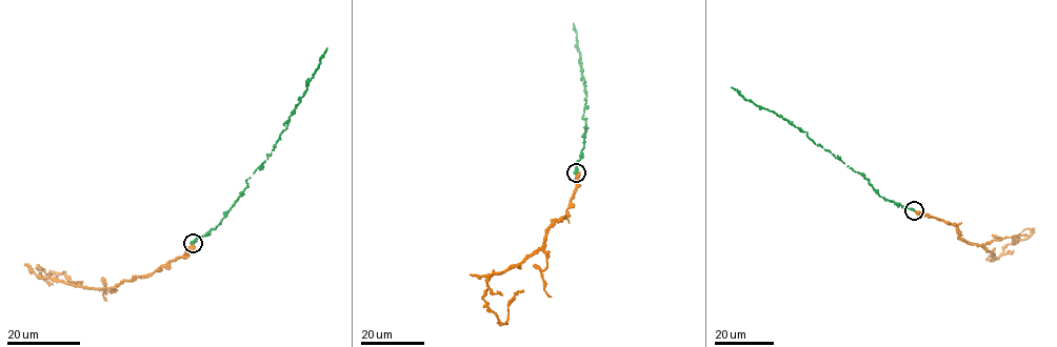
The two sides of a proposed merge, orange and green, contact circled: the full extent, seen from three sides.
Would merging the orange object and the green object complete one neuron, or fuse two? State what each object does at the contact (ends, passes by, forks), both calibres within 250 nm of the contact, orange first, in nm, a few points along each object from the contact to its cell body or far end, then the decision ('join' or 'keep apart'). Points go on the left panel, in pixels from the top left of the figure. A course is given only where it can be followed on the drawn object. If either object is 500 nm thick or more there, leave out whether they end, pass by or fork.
calibres 320 and 550 nm; course orange (193, 244), (176, 261), (112, 288), (40, 278), (37, 266), (47, 274), (65, 271), (67, 280), (83, 282); course green (193, 244), (215, 228), (242, 192), (247, 180), (267, 160), (326, 47); keep apart

